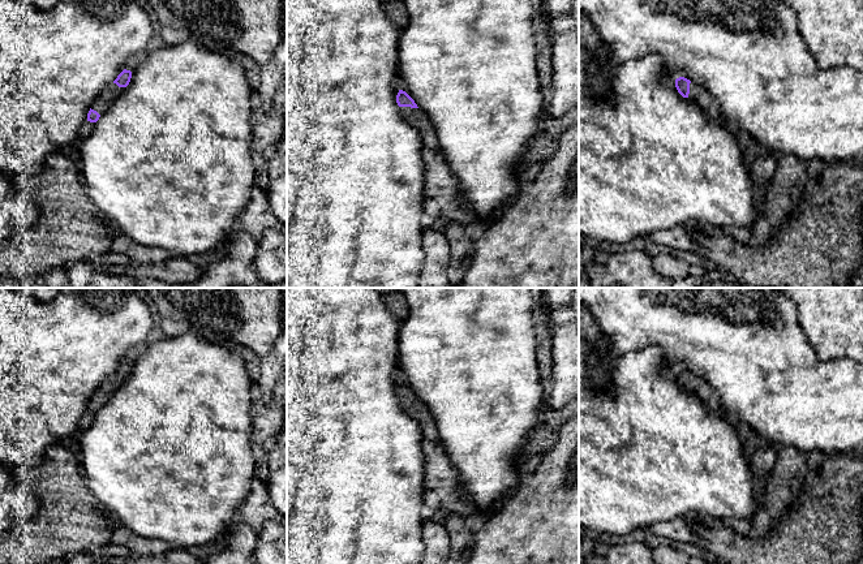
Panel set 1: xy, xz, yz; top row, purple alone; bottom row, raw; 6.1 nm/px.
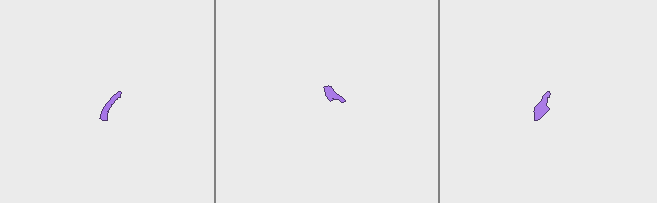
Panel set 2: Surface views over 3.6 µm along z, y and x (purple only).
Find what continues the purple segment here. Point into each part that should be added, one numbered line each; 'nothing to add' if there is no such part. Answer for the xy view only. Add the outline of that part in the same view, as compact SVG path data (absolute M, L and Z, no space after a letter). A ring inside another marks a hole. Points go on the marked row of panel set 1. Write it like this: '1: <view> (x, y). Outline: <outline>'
1: xy (102, 103). Outline: M111 83L93 103L91 109L103 115L112 102L121 94L125 87L119 87L116 83Z

